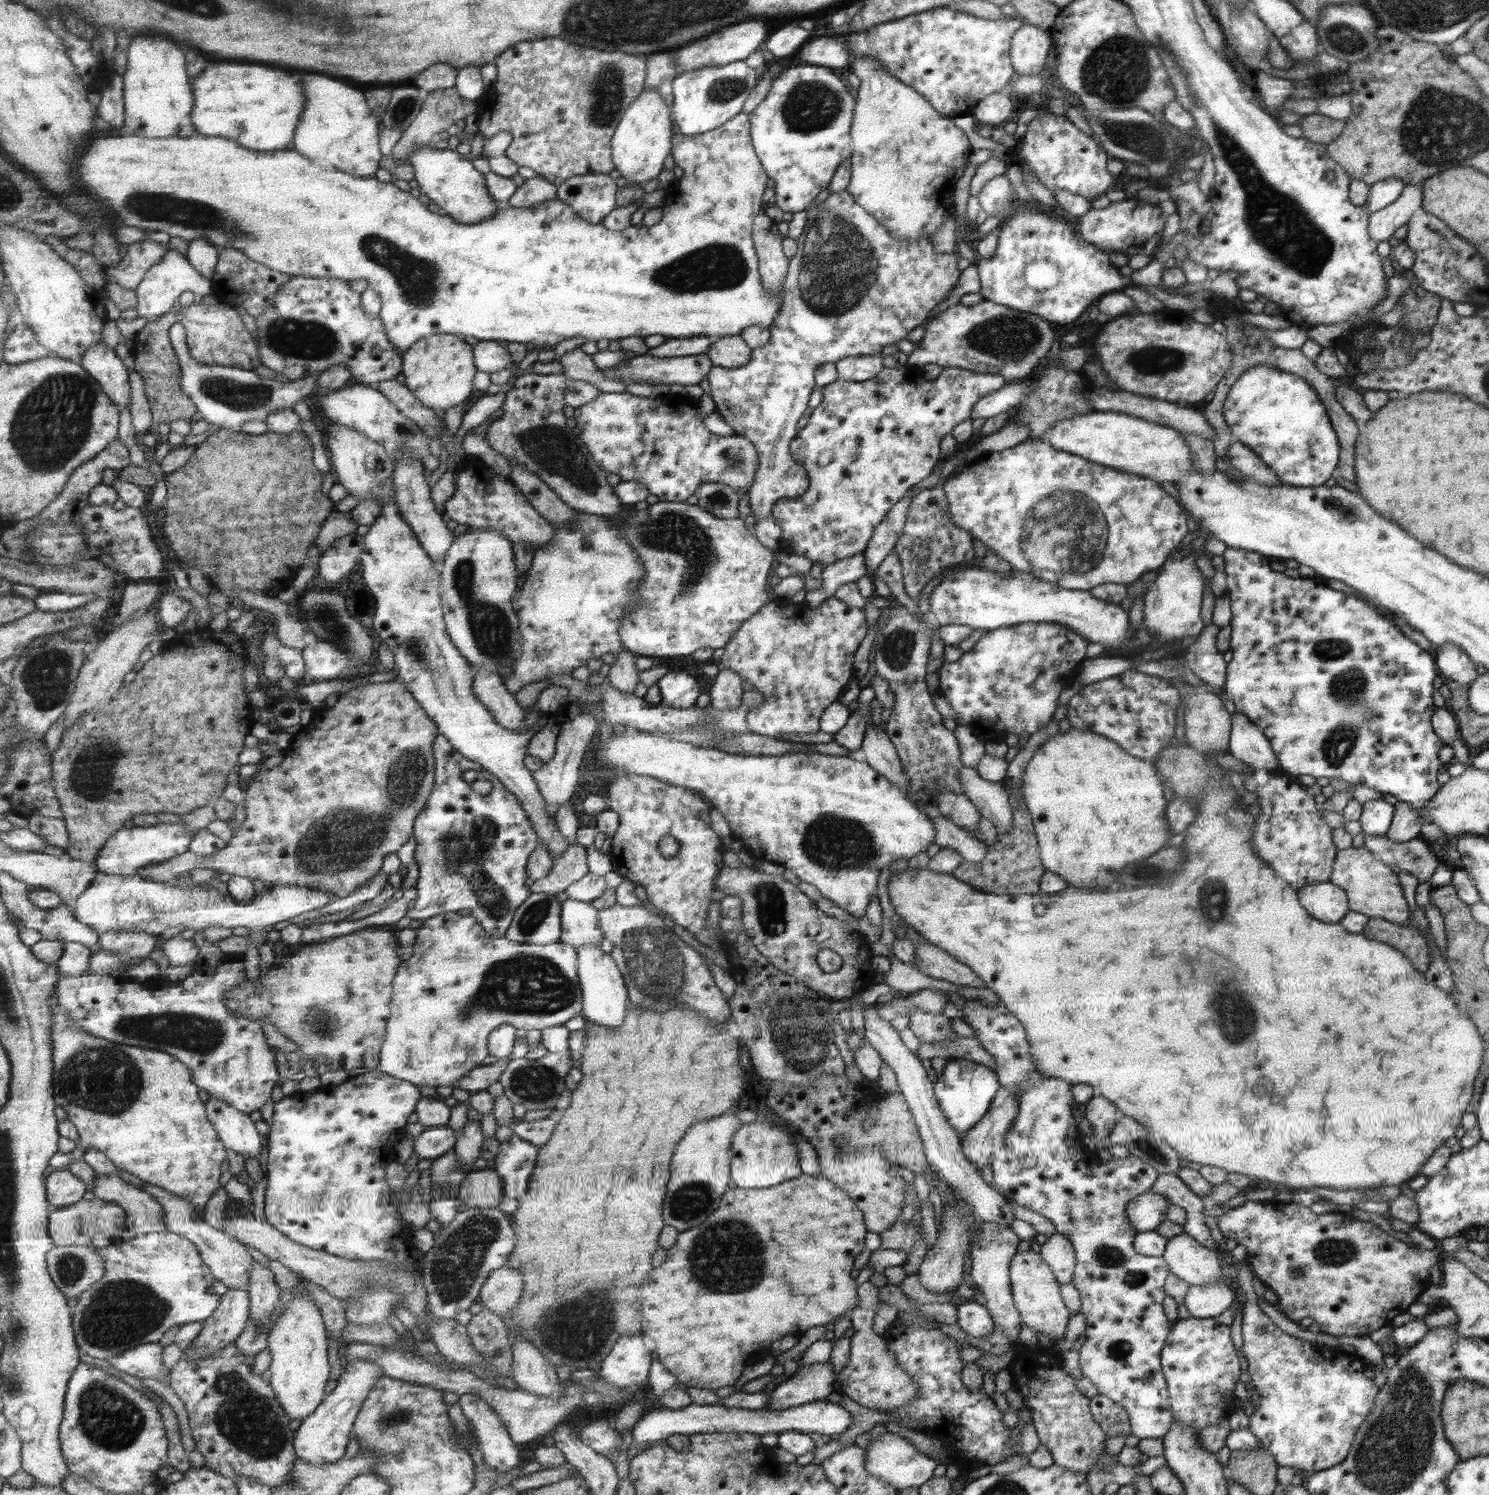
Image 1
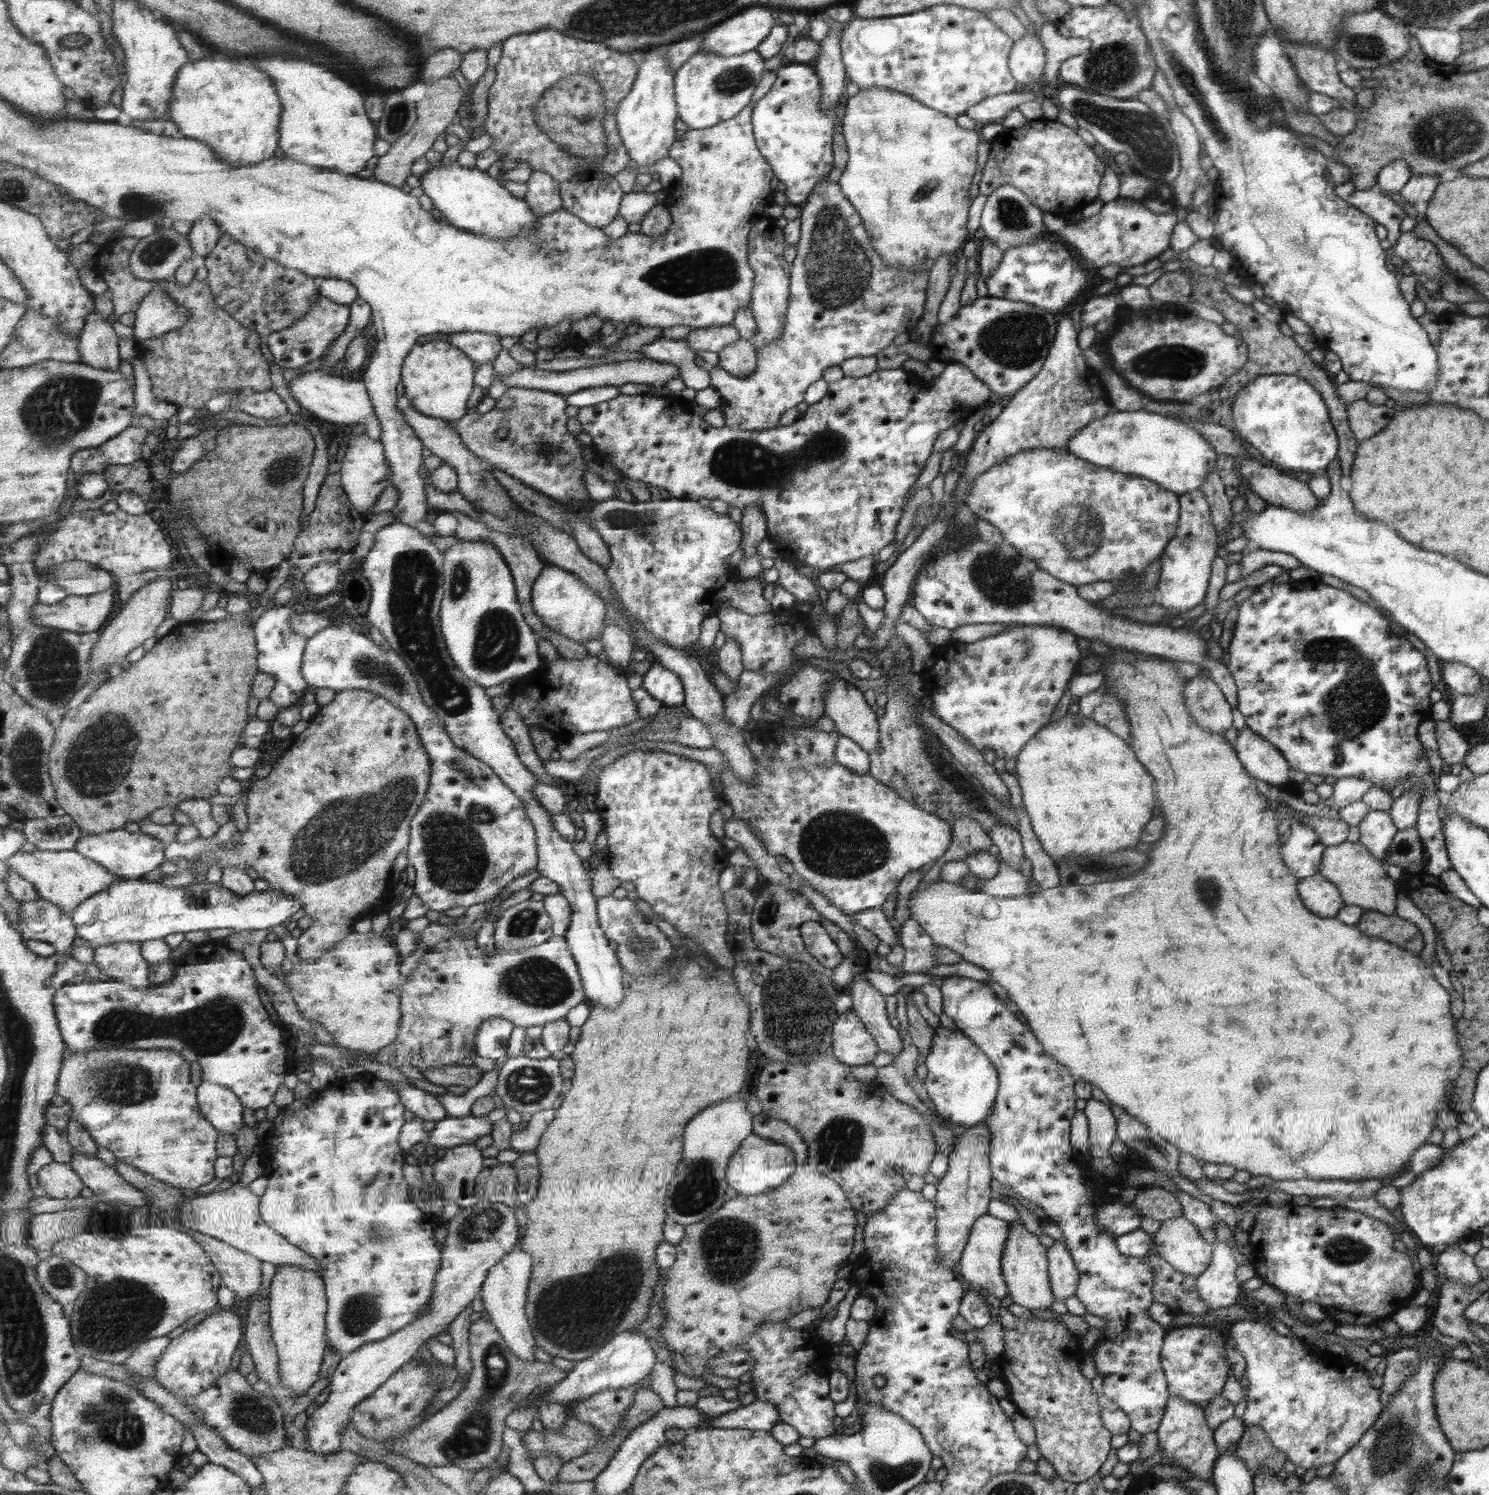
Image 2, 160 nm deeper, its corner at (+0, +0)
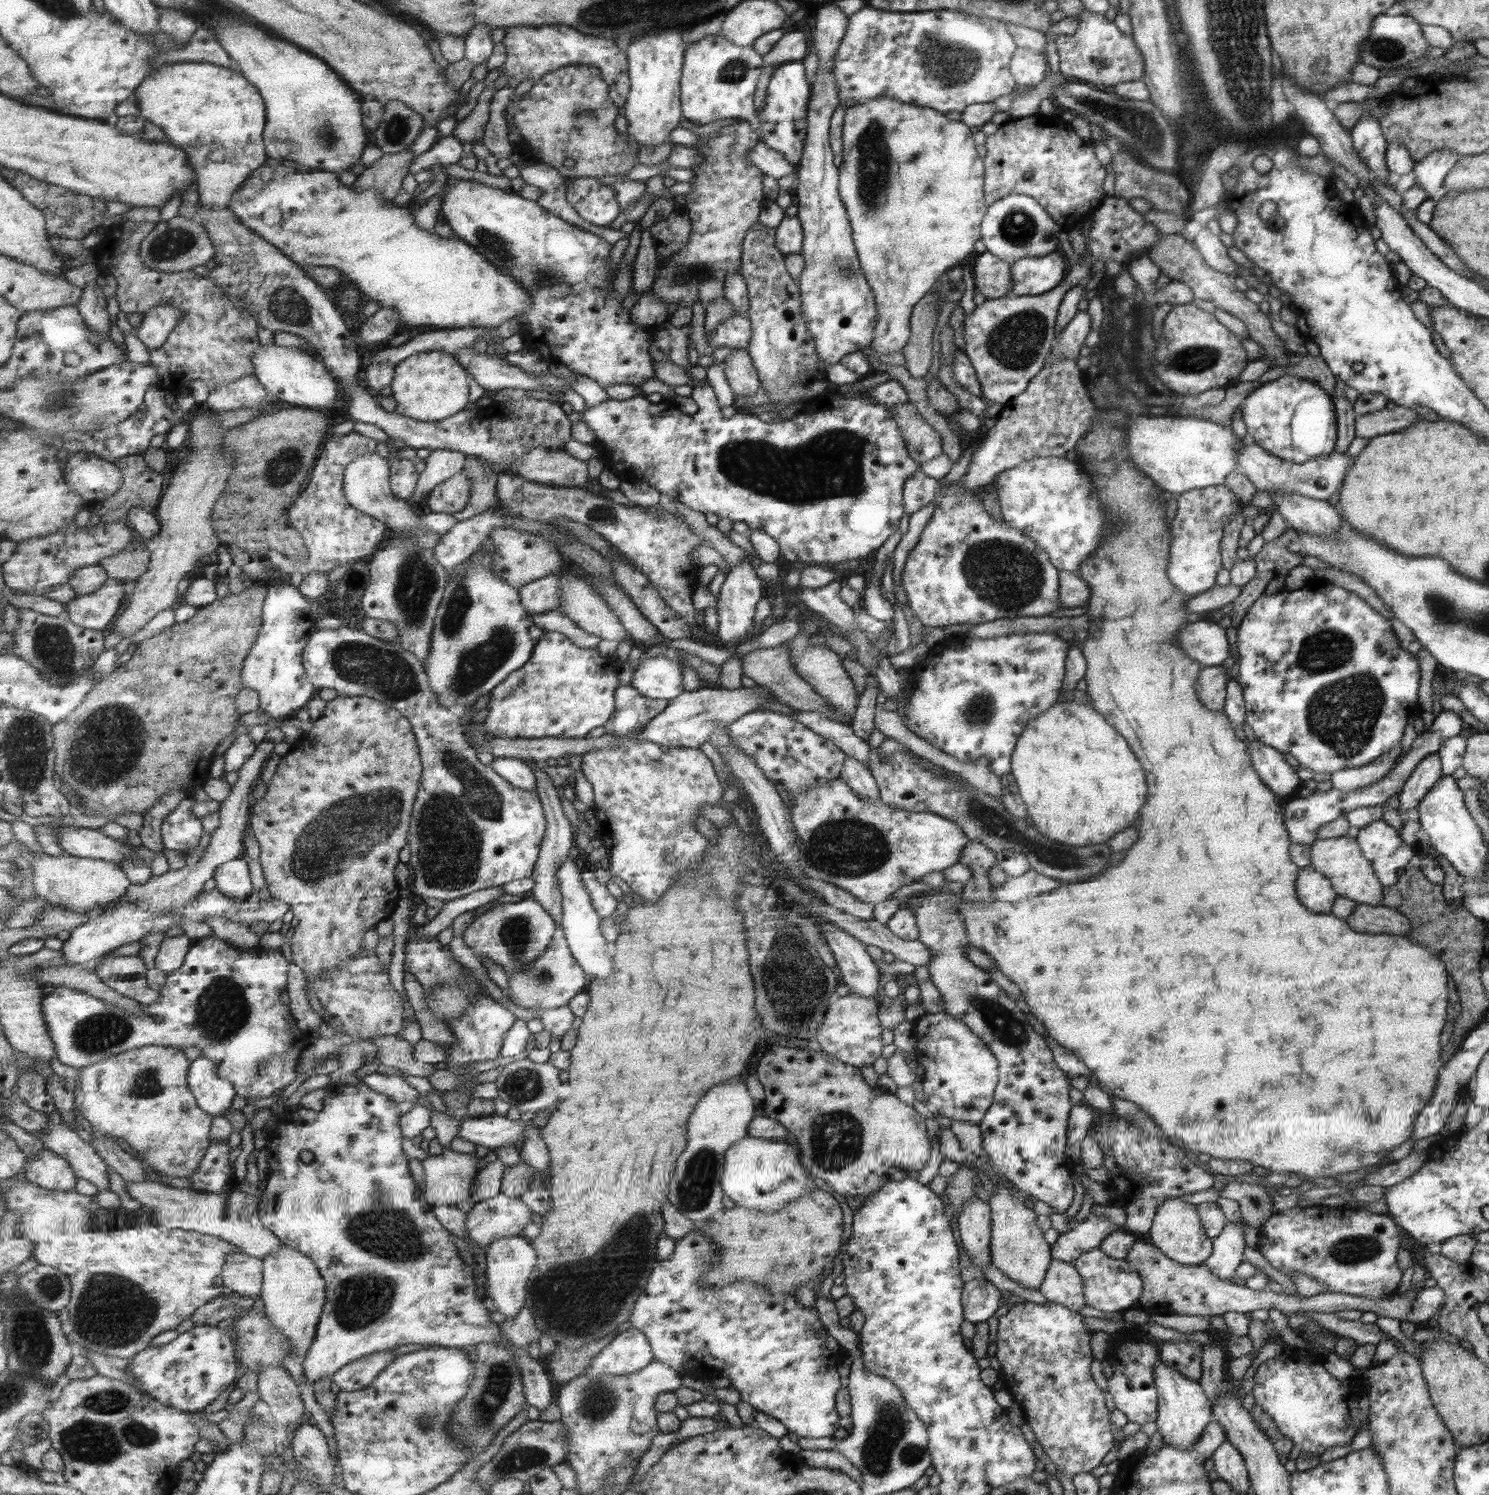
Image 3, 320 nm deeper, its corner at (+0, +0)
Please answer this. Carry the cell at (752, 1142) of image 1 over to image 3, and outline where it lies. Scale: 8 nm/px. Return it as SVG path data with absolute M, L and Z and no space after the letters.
M745 1136L725 1152L721 1187L723 1194L734 1202L734 1206L759 1212L774 1212L784 1204L808 1194L812 1186L811 1174L803 1170L801 1154L791 1141Z

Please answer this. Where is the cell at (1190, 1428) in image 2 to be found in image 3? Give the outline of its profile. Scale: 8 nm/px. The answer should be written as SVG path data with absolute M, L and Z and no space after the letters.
M1163 1359L1157 1360L1153 1369L1153 1378L1158 1392L1156 1430L1162 1440L1175 1447L1175 1450L1187 1450L1186 1448L1190 1447L1202 1433L1207 1422L1213 1420L1210 1402L1206 1394L1203 1394L1202 1386L1199 1386L1198 1382L1193 1382L1183 1373L1165 1366Z

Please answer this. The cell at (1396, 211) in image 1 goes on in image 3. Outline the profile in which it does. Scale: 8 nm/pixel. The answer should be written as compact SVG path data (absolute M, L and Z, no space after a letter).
M1448 148L1432 150L1431 153L1426 154L1426 156L1422 158L1423 160L1414 162L1414 166L1412 167L1412 171L1416 176L1414 184L1420 186L1420 188L1428 194L1429 199L1429 194L1443 186L1445 175L1453 168L1453 165L1455 165L1455 162L1457 162L1459 157L1460 156L1457 153L1454 153Z

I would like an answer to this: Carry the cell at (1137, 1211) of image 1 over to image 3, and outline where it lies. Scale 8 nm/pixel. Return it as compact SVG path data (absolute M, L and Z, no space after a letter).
M1090 1213L1076 1227L1059 1234L1050 1247L1051 1257L1072 1264L1080 1254L1097 1249L1103 1238L1117 1231L1118 1227L1103 1215Z

